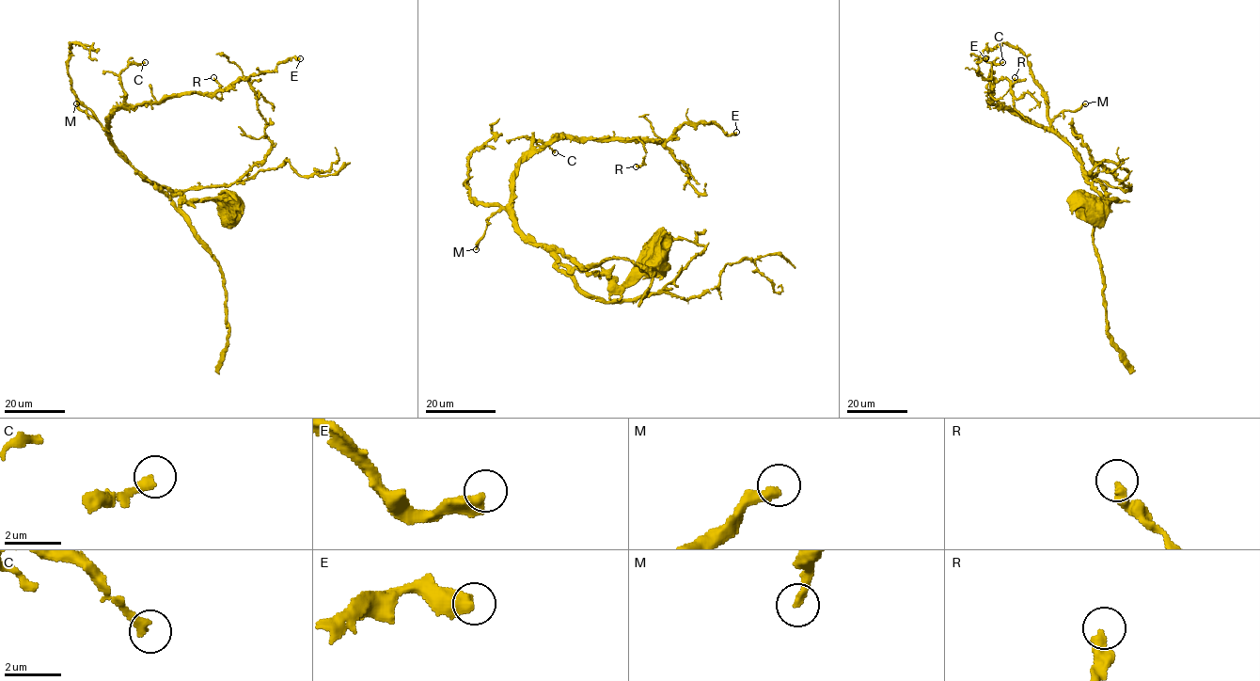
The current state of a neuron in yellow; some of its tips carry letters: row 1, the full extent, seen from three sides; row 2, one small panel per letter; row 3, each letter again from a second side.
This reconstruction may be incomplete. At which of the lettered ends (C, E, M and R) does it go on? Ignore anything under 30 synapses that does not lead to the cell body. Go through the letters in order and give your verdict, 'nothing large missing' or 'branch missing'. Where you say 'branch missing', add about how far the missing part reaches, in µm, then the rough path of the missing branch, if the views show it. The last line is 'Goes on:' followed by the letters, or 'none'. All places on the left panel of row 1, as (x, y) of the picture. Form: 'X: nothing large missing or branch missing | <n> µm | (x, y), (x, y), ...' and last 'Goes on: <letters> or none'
C: nothing large missing
E: branch missing | 40 µm | (300, 58), (337, 52), (362, 67), (378, 68), (389, 63)
M: nothing large missing
R: nothing large missing
Goes on: E

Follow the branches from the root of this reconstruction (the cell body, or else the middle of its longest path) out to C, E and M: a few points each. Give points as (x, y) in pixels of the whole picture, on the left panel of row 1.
C: (230, 210), (157, 187), (113, 143), (108, 119), (124, 97), (119, 73), (145, 62)
E: (230, 210), (149, 182), (113, 143), (108, 119), (120, 108), (226, 91), (300, 58)
M: (230, 210), (211, 199), (184, 200), (166, 187), (157, 187), (149, 182), (101, 125), (76, 103)

